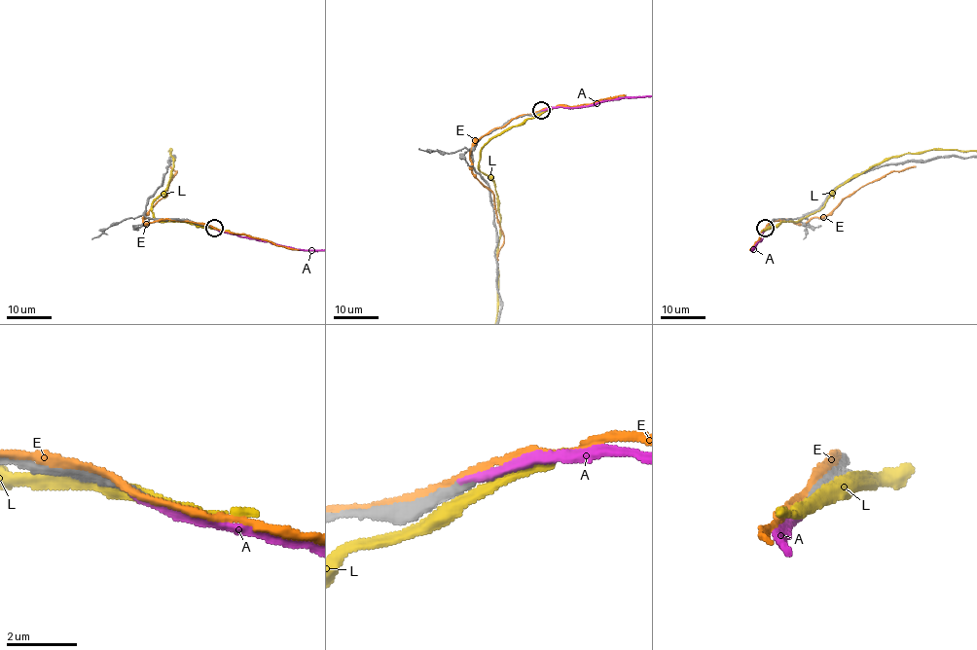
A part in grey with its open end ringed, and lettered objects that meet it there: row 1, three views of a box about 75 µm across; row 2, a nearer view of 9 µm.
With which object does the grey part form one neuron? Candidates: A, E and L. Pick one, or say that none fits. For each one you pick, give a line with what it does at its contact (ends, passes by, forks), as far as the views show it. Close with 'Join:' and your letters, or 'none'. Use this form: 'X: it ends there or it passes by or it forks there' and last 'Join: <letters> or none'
A: it ends there
Join: A

